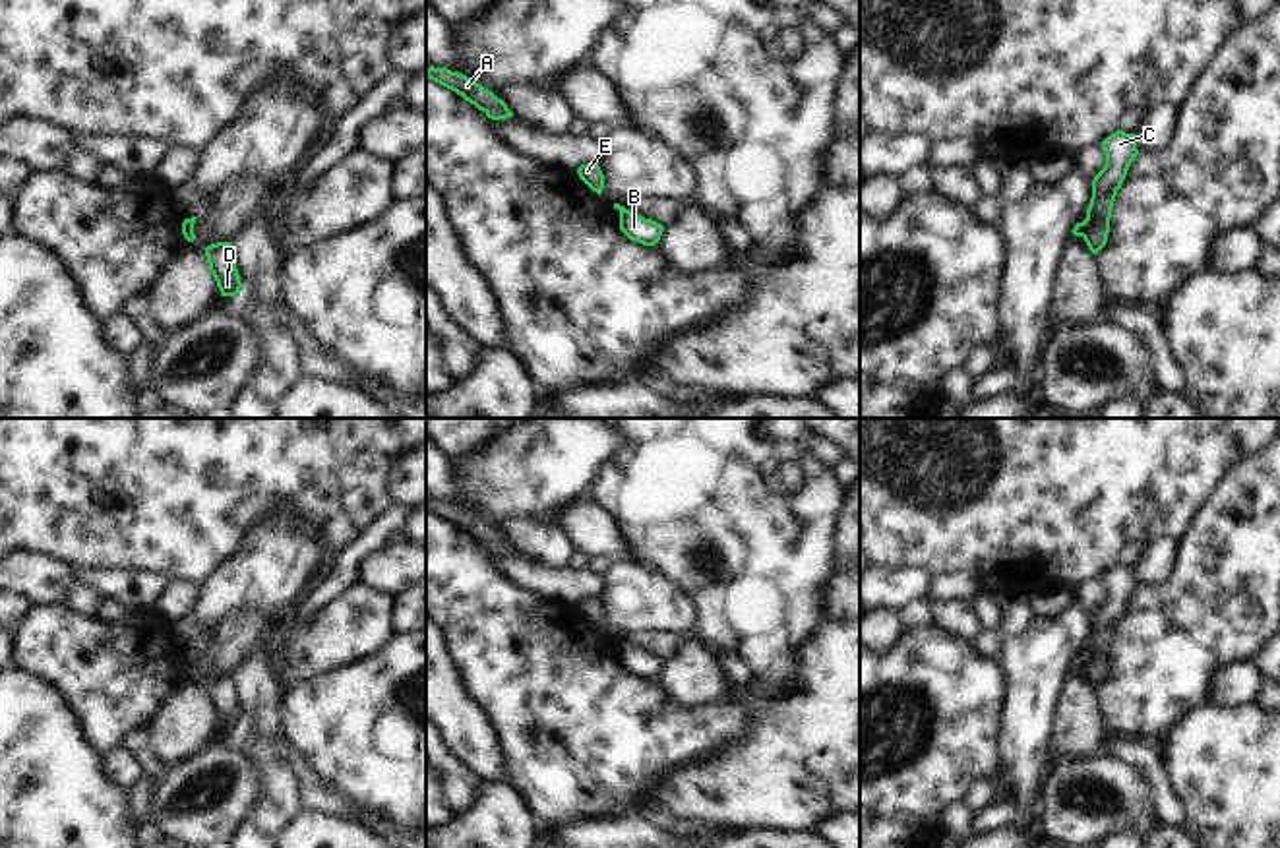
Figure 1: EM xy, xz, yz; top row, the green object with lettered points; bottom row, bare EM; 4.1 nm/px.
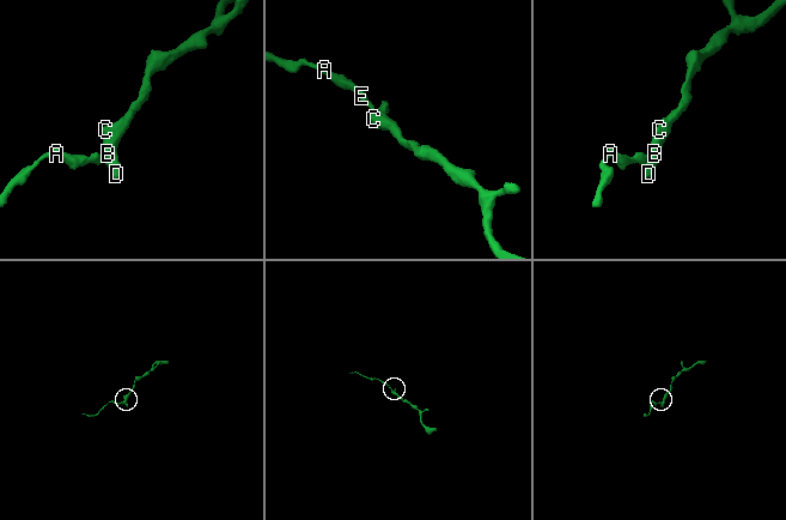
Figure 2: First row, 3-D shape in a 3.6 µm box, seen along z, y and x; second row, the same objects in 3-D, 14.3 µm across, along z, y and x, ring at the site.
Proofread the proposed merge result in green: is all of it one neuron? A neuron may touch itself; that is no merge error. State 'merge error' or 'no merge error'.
merge error

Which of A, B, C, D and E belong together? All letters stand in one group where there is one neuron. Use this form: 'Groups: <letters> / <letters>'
Groups: A E / B C D

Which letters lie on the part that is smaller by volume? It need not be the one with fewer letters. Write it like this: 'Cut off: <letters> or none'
Cut off: A, E

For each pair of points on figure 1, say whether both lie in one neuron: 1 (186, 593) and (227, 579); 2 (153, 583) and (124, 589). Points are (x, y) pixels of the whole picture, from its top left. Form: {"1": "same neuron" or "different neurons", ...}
{"1": "different neurons", "2": "same neuron"}

